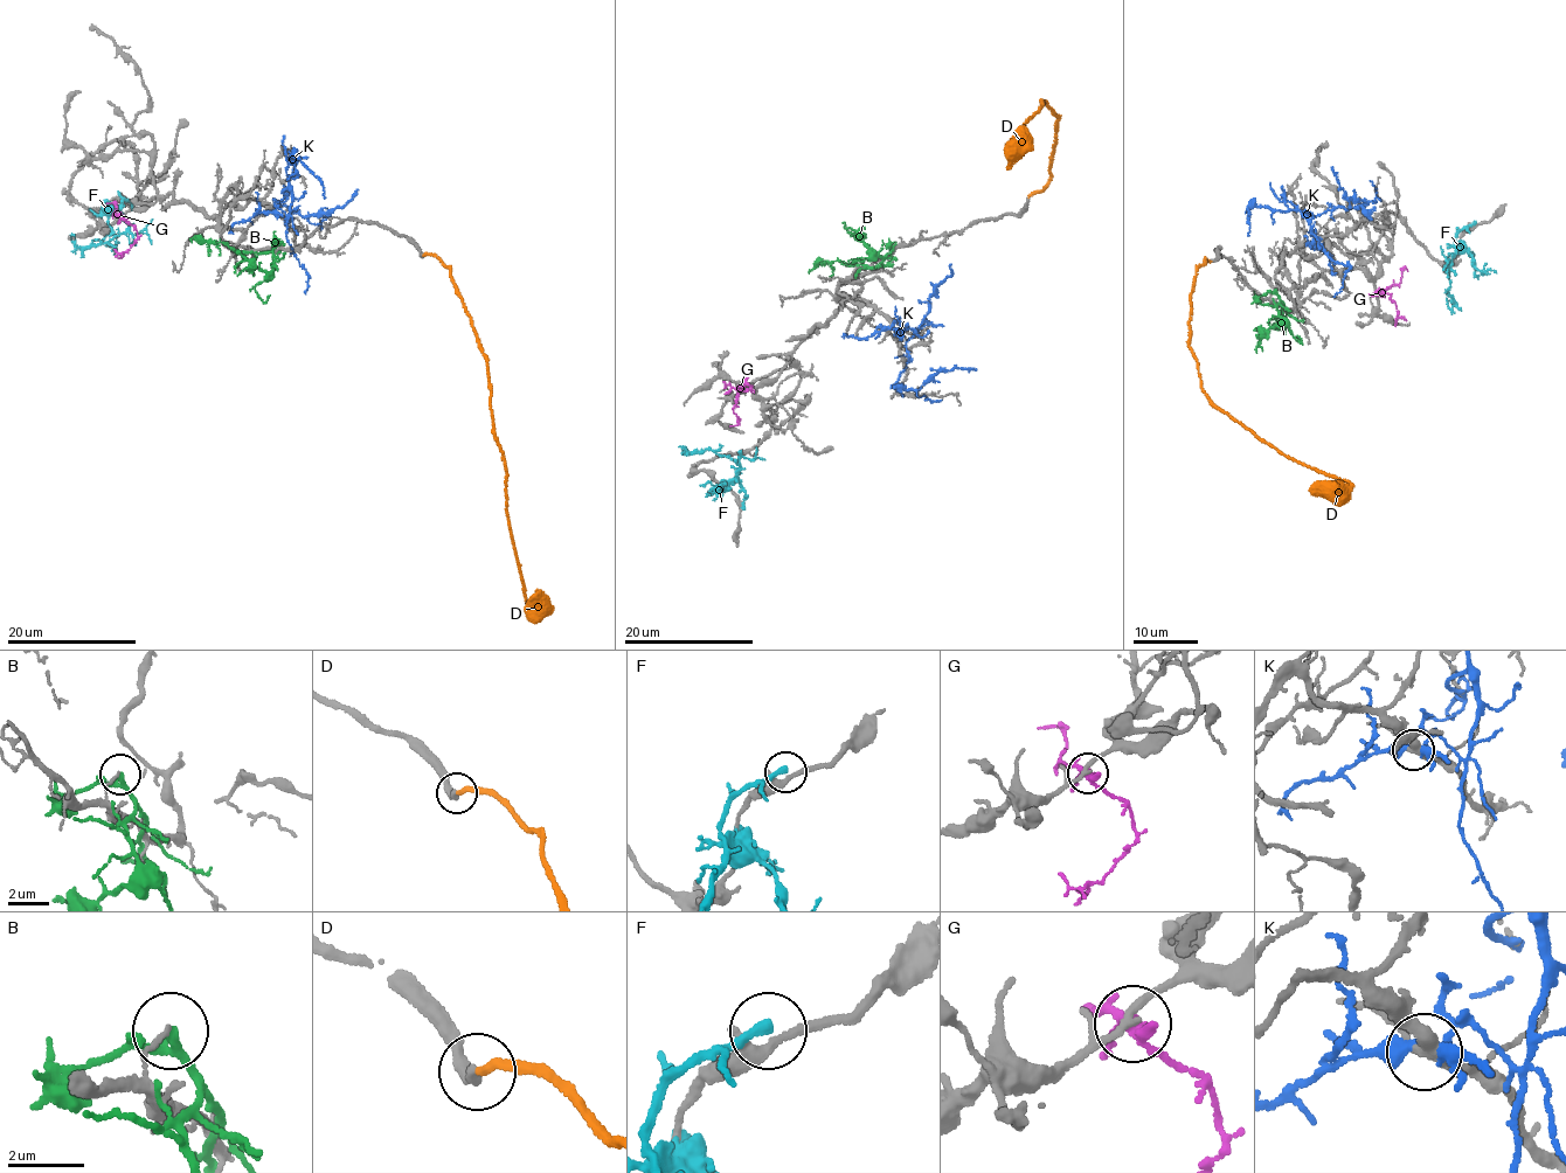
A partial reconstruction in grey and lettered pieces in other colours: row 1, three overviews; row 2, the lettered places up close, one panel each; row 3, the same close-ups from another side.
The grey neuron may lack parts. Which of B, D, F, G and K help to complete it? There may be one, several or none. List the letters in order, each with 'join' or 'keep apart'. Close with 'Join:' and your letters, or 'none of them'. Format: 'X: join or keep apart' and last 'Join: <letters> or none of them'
B: keep apart
D: join
F: keep apart
G: keep apart
K: keep apart
Join: D

